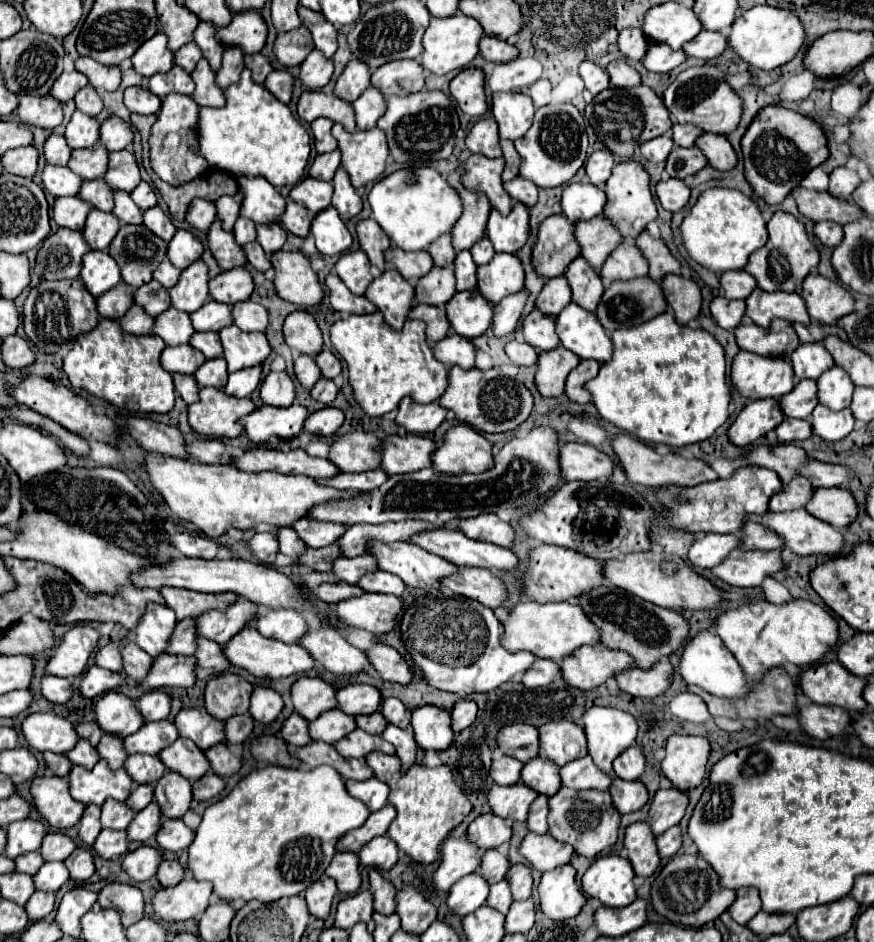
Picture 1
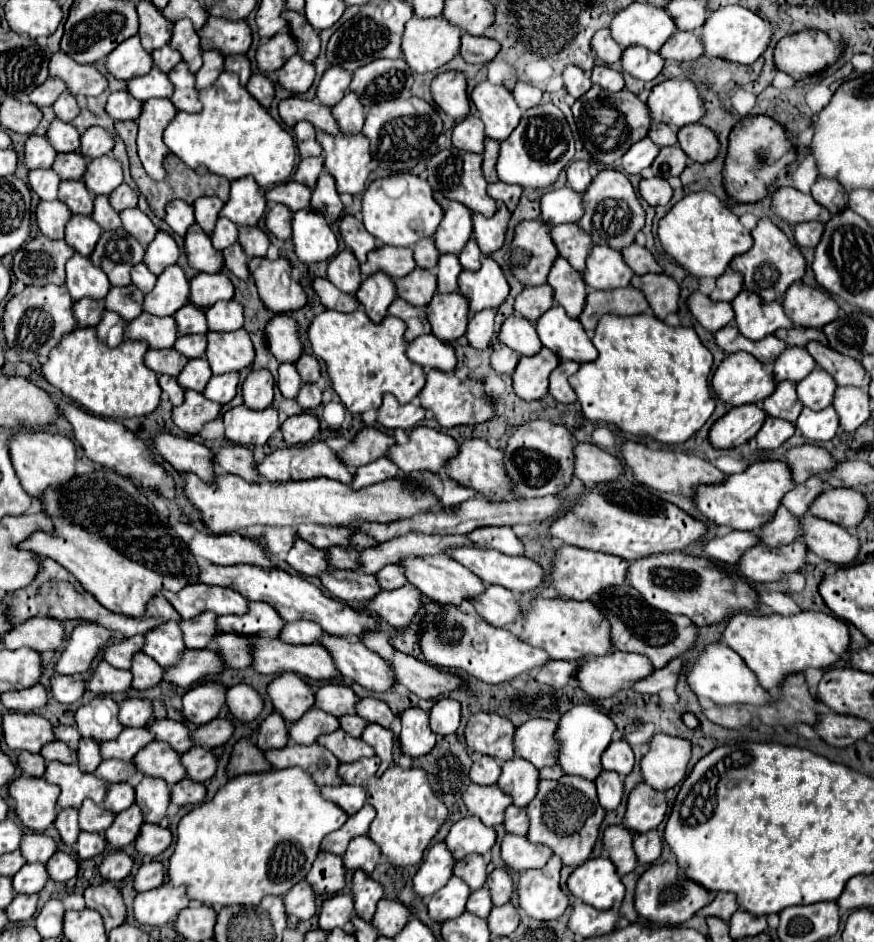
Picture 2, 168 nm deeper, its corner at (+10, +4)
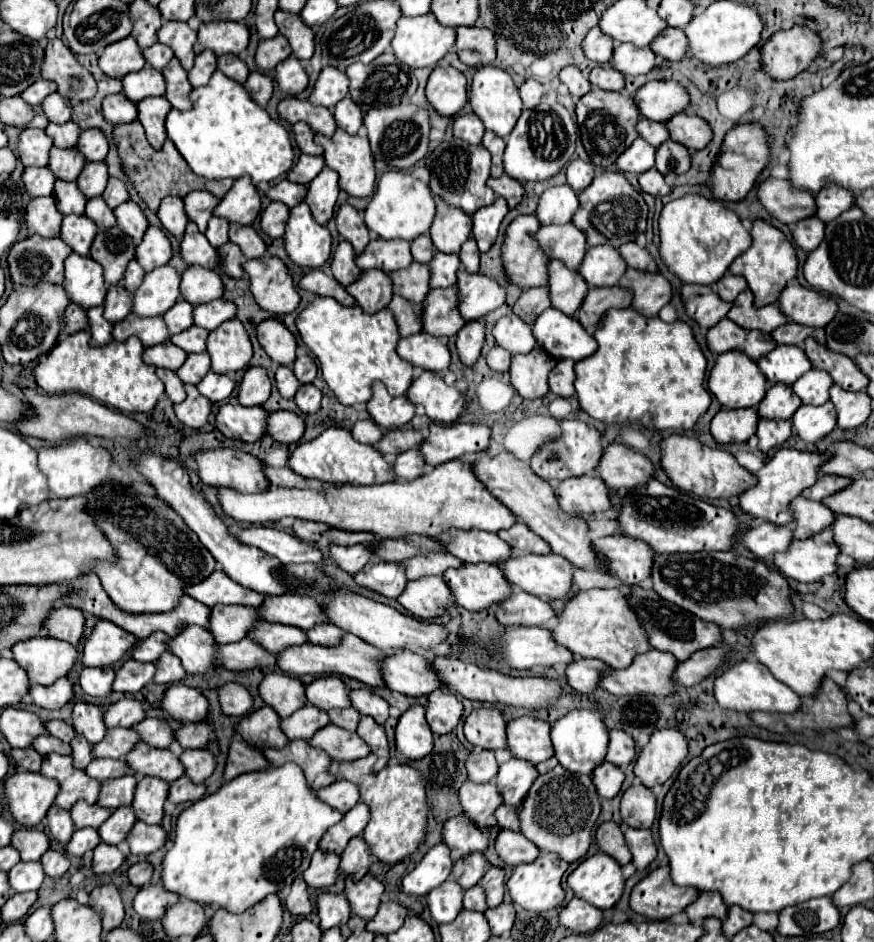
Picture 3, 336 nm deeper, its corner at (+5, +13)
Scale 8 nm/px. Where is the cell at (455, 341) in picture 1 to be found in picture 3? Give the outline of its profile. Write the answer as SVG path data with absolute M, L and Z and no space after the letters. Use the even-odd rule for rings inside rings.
M425 331L401 339L397 345L397 353L401 359L413 363L415 367L435 373L445 373L451 363L449 347Z

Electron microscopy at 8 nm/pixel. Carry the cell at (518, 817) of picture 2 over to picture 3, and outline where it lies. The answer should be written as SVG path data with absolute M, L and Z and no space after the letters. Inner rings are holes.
M501 805L501 807L495 811L495 817L497 817L497 823L499 823L503 829L519 831L519 815L517 815L517 807Z

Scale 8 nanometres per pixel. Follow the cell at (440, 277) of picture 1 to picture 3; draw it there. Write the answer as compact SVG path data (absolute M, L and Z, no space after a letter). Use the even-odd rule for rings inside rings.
M411 263L407 269L391 273L393 293L405 297L411 303L421 303L431 291L431 267L423 263Z

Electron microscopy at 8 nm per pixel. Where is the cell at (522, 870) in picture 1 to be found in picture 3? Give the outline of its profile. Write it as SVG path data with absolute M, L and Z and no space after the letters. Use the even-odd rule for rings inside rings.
M489 867L489 871L483 875L483 879L479 881L487 893L487 905L489 907L497 907L499 903L503 903L503 895L505 895L505 871L499 867Z

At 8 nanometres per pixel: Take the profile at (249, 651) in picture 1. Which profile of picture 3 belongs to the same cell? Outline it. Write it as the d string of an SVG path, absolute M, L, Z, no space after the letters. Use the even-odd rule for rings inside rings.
M345 633L343 641L339 641L339 645L313 645L313 643L303 643L303 645L295 645L295 647L287 647L283 649L283 653L277 655L277 667L285 673L291 675L347 675L353 677L365 685L371 687L379 687L385 685L381 679L381 671L379 671L379 661L385 657L385 653L381 649L375 649L373 645L365 643L363 639Z

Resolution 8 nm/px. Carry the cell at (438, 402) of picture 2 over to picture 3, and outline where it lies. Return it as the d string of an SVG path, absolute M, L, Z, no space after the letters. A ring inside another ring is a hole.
M423 371L407 391L407 399L423 405L425 413L435 423L455 423L467 403L465 393L447 385L441 375Z

